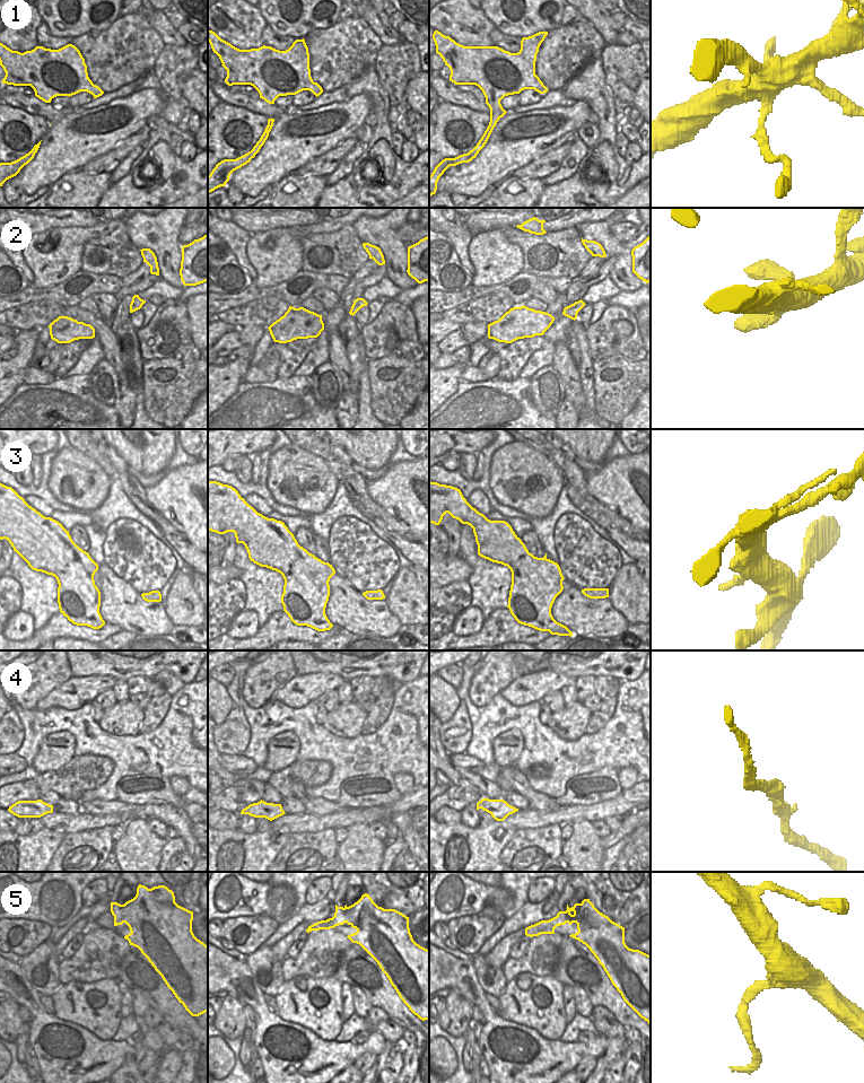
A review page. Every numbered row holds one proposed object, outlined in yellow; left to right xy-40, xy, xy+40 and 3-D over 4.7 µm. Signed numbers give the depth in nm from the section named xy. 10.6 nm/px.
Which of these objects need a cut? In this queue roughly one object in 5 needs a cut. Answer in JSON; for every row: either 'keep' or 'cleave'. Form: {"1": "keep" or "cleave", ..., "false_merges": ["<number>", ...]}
{"1": "cleave", "2": "keep", "3": "keep", "4": "keep", "5": "cleave", "false_merges": ["1", "5"]}

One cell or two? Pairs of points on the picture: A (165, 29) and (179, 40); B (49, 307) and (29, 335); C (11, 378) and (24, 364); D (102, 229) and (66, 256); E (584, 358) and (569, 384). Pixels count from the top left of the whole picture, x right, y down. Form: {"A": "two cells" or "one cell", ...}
{"A": "one cell", "B": "two cells", "C": "one cell", "D": "one cell", "E": "two cells"}

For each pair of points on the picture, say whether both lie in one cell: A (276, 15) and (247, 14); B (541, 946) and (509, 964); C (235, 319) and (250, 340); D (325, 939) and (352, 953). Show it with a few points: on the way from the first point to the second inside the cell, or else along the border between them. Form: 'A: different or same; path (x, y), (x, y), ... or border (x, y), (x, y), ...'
A: different; border (260, 11), (268, 24)
B: same; path (533, 954), (523, 964), (517, 964)
C: different; border (264, 326), (244, 325), (240, 329)
D: different; border (352, 943), (343, 951), (334, 972)

